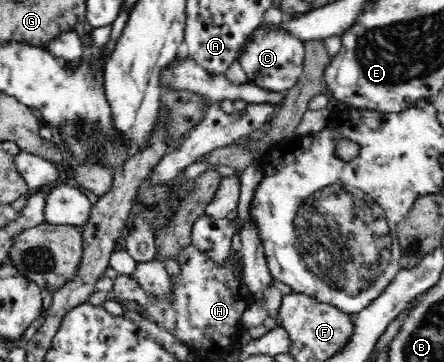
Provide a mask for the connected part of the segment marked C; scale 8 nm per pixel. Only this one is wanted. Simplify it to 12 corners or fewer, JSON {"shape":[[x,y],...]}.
{"shape":[[262,22],[246,38],[248,81],[287,92],[303,74],[304,43]]}

